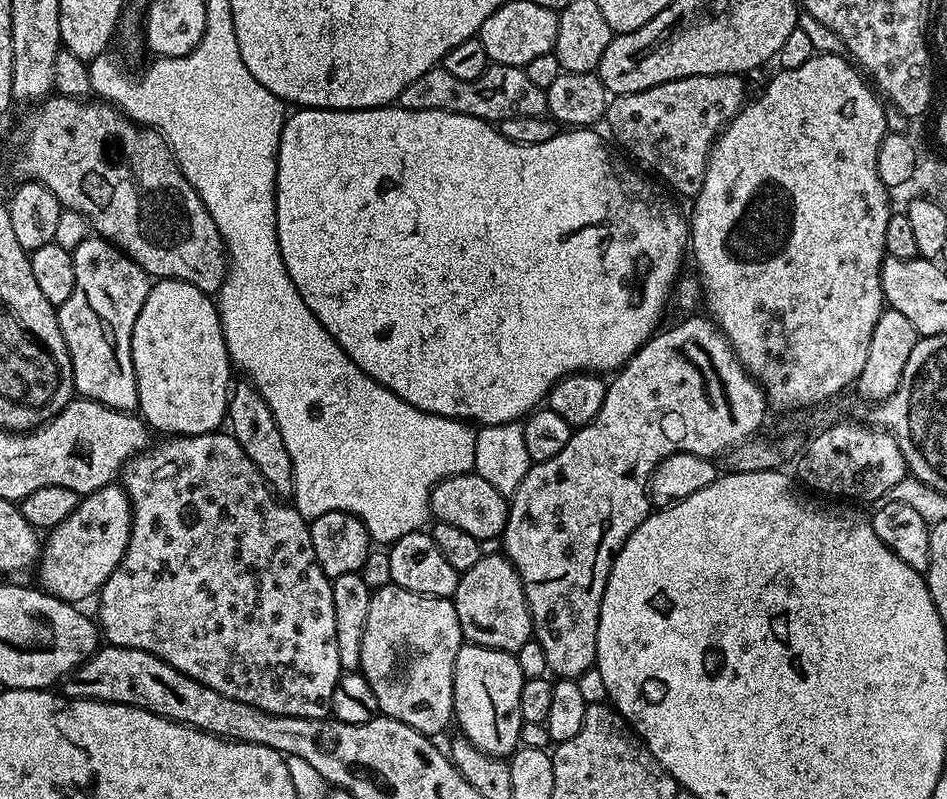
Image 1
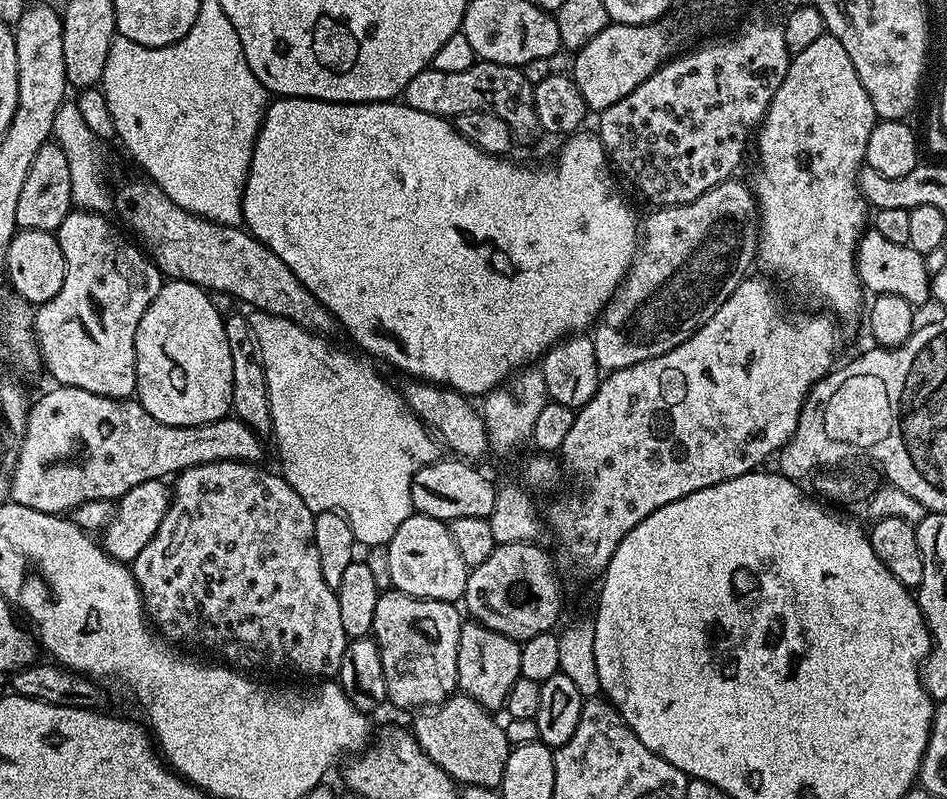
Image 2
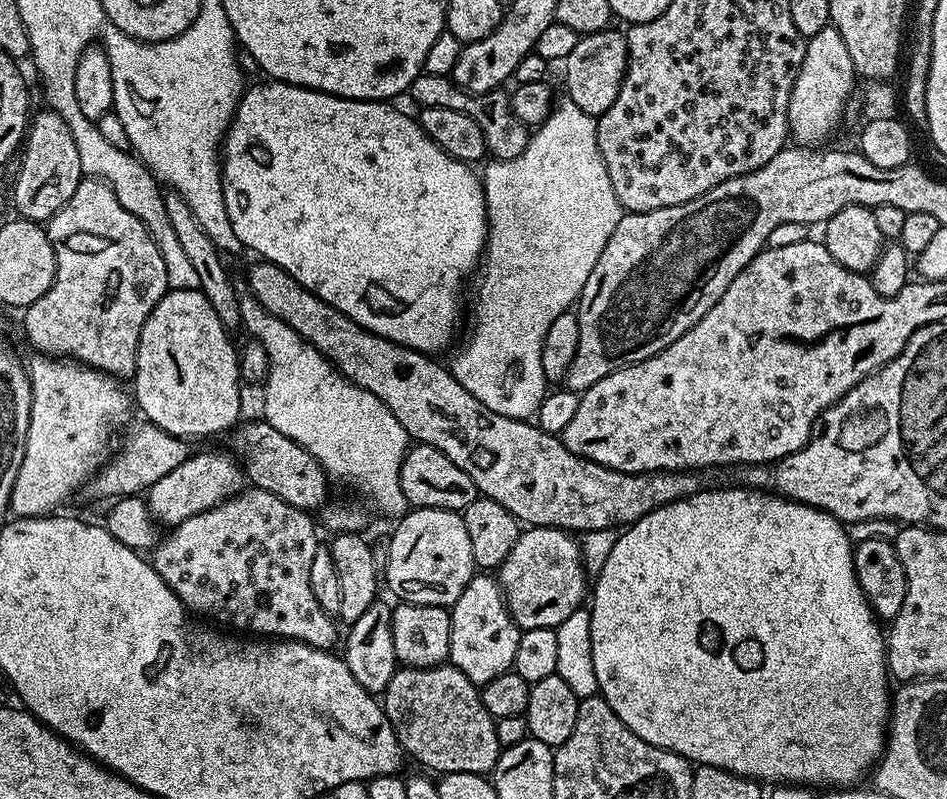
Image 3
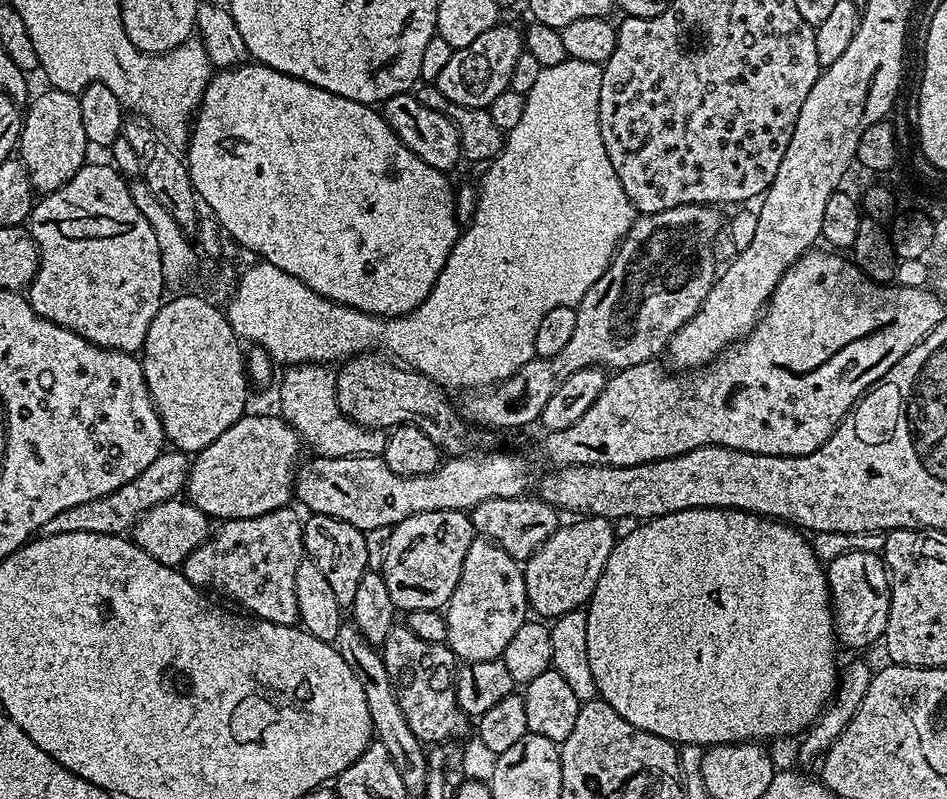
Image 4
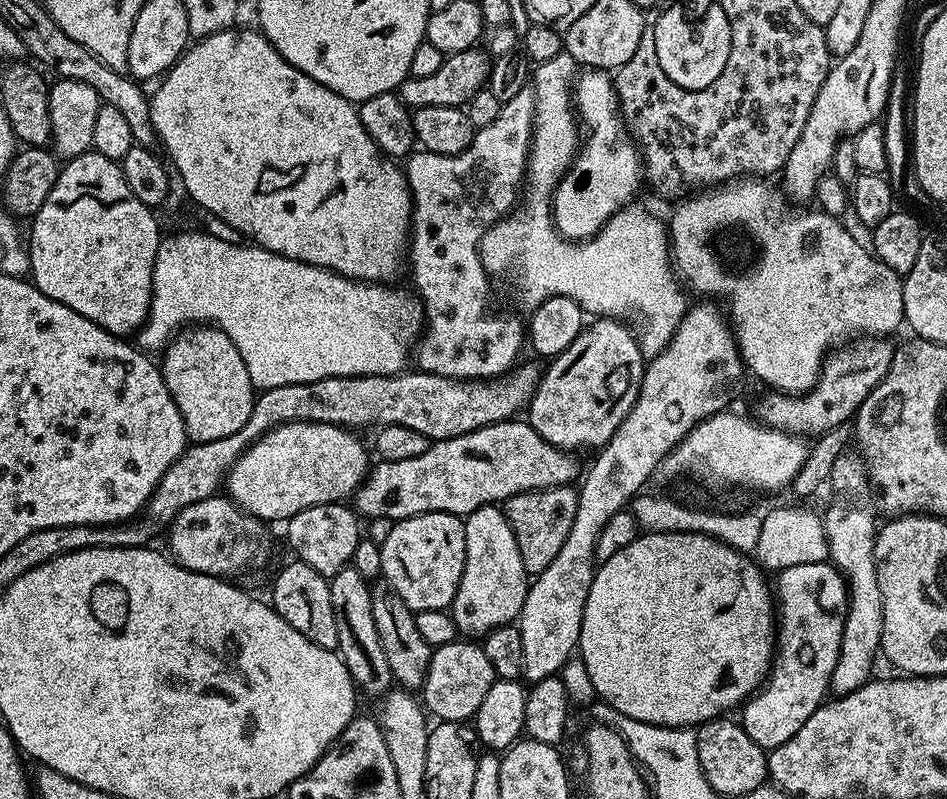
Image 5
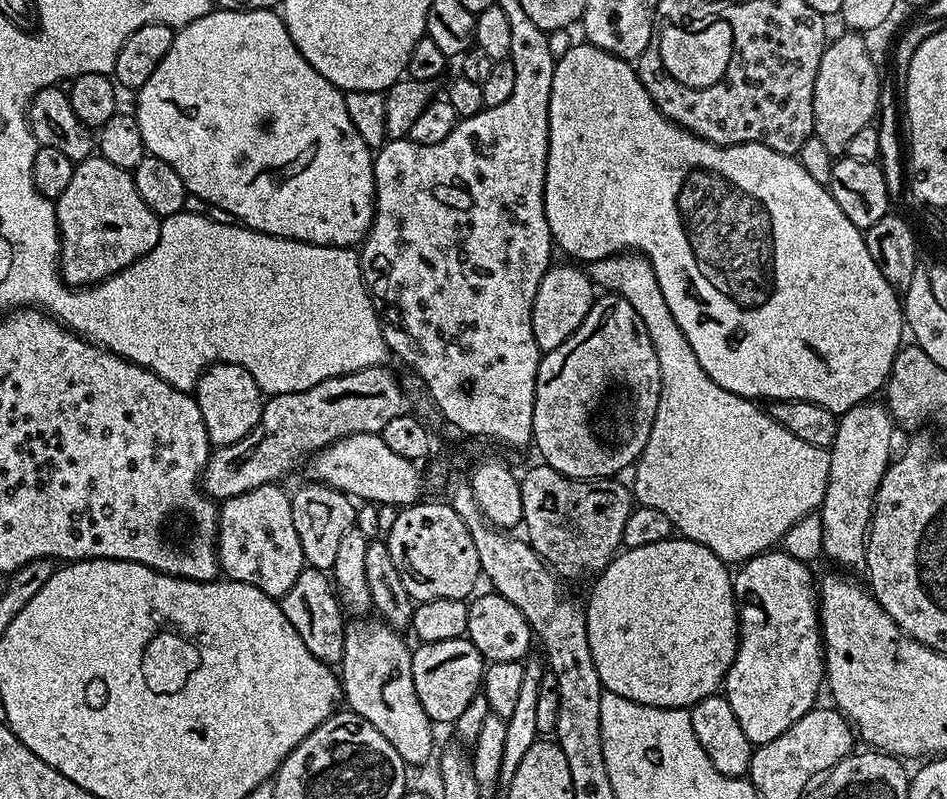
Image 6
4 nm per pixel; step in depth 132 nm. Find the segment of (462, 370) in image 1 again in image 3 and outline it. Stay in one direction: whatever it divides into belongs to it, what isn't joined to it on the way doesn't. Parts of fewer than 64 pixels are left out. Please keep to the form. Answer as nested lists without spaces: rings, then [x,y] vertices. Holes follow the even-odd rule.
[[[264,82],[268,84],[256,84],[247,89],[241,96],[236,112],[232,115],[232,123],[229,124],[227,132],[224,133],[224,143],[222,145],[222,163],[220,165],[220,182],[218,191],[224,195],[224,212],[228,215],[228,224],[232,227],[232,232],[249,248],[252,252],[257,252],[257,257],[263,258],[267,263],[276,264],[282,270],[286,270],[286,274],[290,274],[301,284],[306,290],[310,290],[318,298],[322,298],[322,302],[326,302],[330,306],[334,306],[334,310],[338,310],[342,314],[346,314],[354,322],[358,322],[358,326],[362,326],[366,330],[370,330],[375,336],[386,338],[390,342],[400,344],[404,348],[413,348],[425,354],[440,354],[444,347],[452,340],[452,335],[456,332],[456,323],[460,320],[460,295],[464,292],[464,279],[473,275],[474,269],[477,267],[478,261],[481,259],[484,251],[484,241],[488,238],[488,211],[486,210],[486,202],[484,201],[484,185],[481,177],[471,172],[469,165],[462,160],[456,160],[450,154],[446,154],[446,150],[442,150],[431,140],[422,130],[419,119],[407,116],[404,112],[399,112],[393,105],[388,102],[379,100],[347,100],[341,96],[332,96],[329,92],[315,92],[313,88],[303,88],[297,84],[282,84],[279,82]]]

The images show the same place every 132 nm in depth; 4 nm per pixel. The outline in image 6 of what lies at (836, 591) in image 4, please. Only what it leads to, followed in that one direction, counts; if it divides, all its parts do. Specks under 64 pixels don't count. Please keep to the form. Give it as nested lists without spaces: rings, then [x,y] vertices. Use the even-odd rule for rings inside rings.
[[[769,550],[761,554],[761,556],[751,556],[749,560],[745,560],[743,564],[739,565],[735,569],[734,575],[732,576],[732,593],[736,595],[736,602],[738,605],[738,615],[740,617],[740,645],[738,646],[738,650],[736,651],[736,657],[734,658],[734,662],[730,666],[730,670],[724,675],[724,683],[722,685],[723,695],[727,696],[728,701],[730,702],[730,710],[734,710],[734,714],[738,718],[738,726],[742,726],[742,731],[745,732],[746,738],[753,744],[753,746],[759,746],[761,744],[768,744],[771,740],[777,740],[778,737],[785,732],[786,730],[790,730],[790,726],[794,726],[794,722],[798,722],[798,718],[802,718],[802,714],[806,714],[812,708],[817,707],[818,700],[816,700],[816,695],[819,694],[820,688],[822,692],[822,685],[826,680],[826,673],[824,670],[824,641],[822,639],[822,633],[820,630],[820,613],[818,611],[818,584],[814,579],[812,580],[812,572],[811,567],[807,563],[800,561],[798,558],[792,557],[786,551],[783,550]]]

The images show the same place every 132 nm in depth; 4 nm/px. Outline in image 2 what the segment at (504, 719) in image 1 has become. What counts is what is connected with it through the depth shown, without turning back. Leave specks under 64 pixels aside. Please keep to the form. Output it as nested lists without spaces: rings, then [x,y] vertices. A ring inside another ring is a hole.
[[[464,622],[458,638],[459,691],[489,710],[503,709],[510,686],[520,675],[520,644],[475,622]]]

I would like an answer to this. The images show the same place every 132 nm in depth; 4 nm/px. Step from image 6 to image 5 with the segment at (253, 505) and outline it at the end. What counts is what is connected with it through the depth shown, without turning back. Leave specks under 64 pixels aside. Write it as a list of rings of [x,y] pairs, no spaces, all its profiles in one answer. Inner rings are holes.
[[[217,494],[202,502],[194,502],[194,506],[186,506],[186,510],[174,517],[166,532],[169,548],[167,551],[171,559],[186,570],[205,572],[207,576],[232,578],[235,572],[244,572],[251,565],[258,568],[263,566],[268,558],[268,528],[269,525],[259,516],[247,515],[243,508],[236,505],[235,500],[227,495]]]

